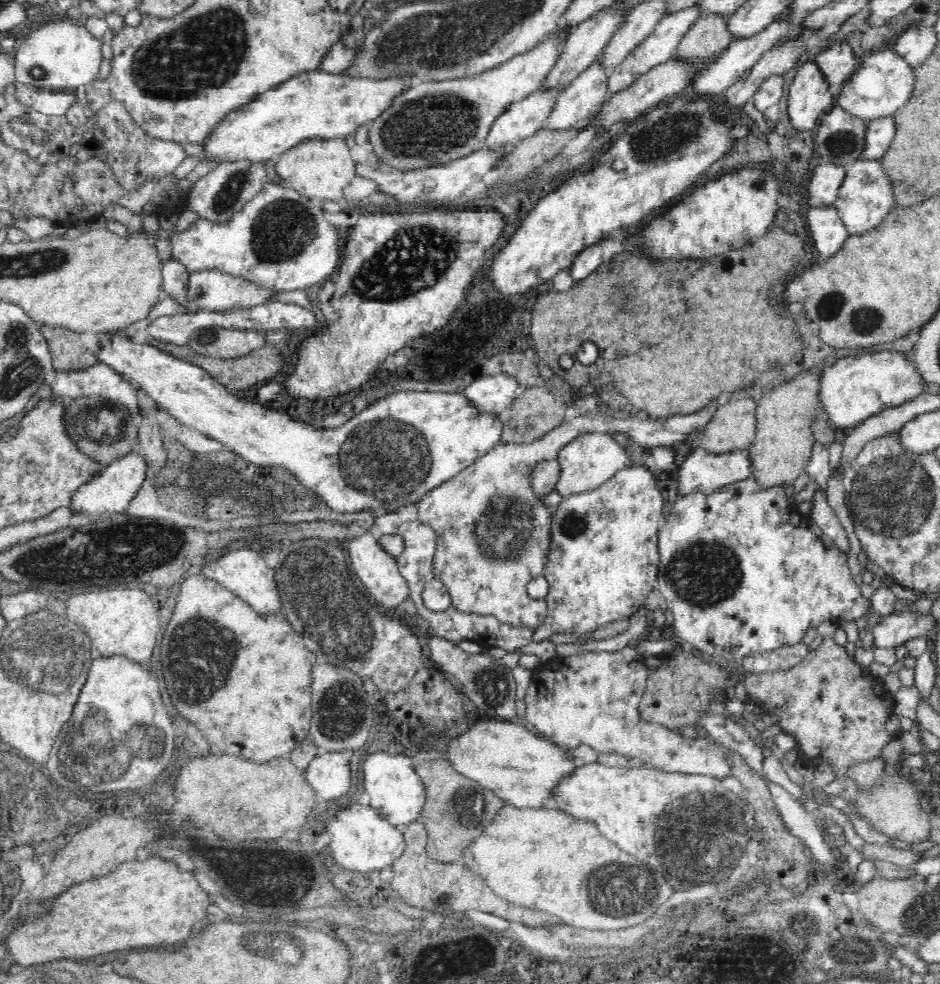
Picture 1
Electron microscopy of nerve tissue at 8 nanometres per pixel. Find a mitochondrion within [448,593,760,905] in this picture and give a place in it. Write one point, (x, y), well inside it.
(691, 830)

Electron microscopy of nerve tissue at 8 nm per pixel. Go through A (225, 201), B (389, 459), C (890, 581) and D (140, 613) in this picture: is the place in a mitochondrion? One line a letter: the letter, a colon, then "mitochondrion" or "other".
A: mitochondrion
B: mitochondrion
C: other
D: other

